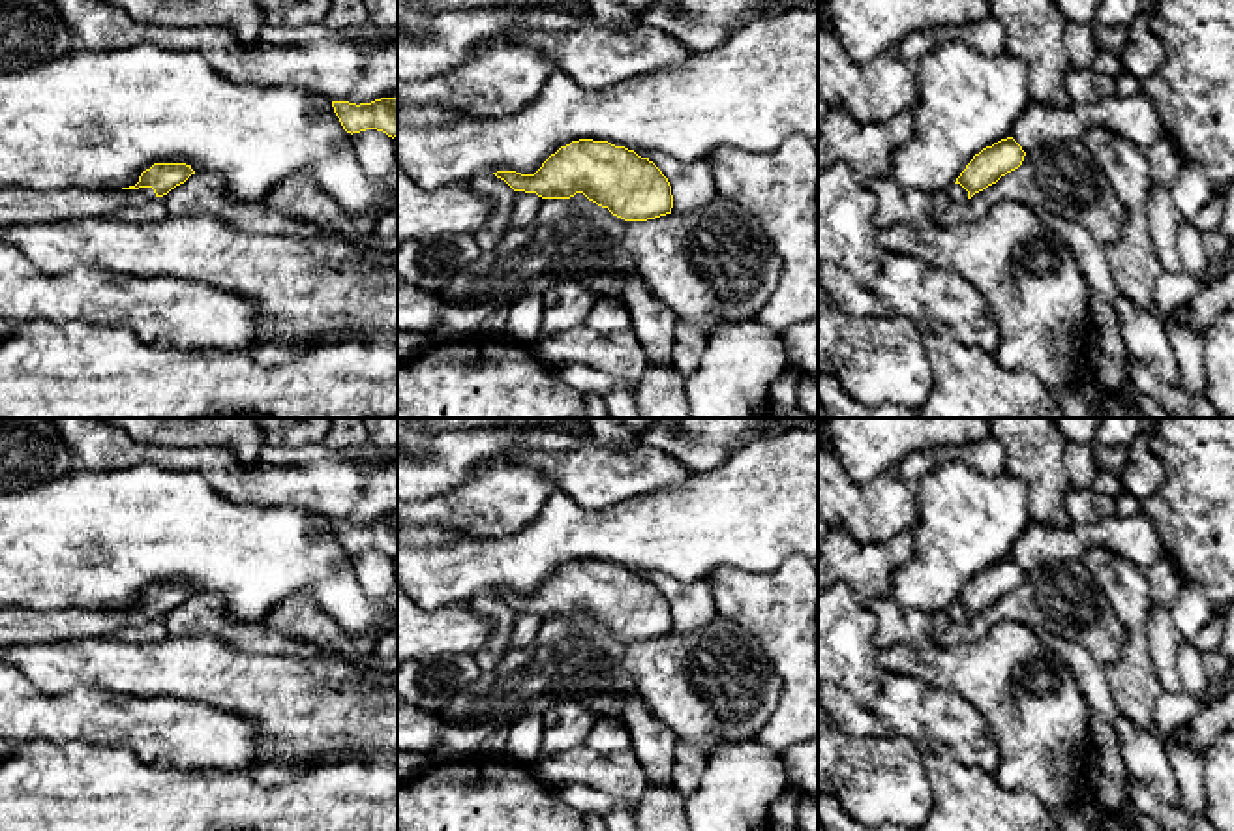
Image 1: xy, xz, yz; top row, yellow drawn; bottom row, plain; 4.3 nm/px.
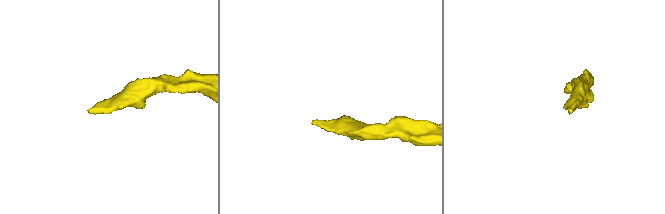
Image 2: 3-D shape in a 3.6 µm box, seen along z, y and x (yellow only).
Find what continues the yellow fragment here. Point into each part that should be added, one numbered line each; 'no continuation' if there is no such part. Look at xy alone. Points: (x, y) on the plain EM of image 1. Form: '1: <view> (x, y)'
1: xy (19, 625)

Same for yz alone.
1: yz (957, 614)

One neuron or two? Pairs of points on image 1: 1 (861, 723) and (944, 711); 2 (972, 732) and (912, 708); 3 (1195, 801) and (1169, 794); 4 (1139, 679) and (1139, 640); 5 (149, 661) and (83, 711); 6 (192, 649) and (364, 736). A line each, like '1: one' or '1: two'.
1: one
2: one
3: two
4: one
5: two
6: one

